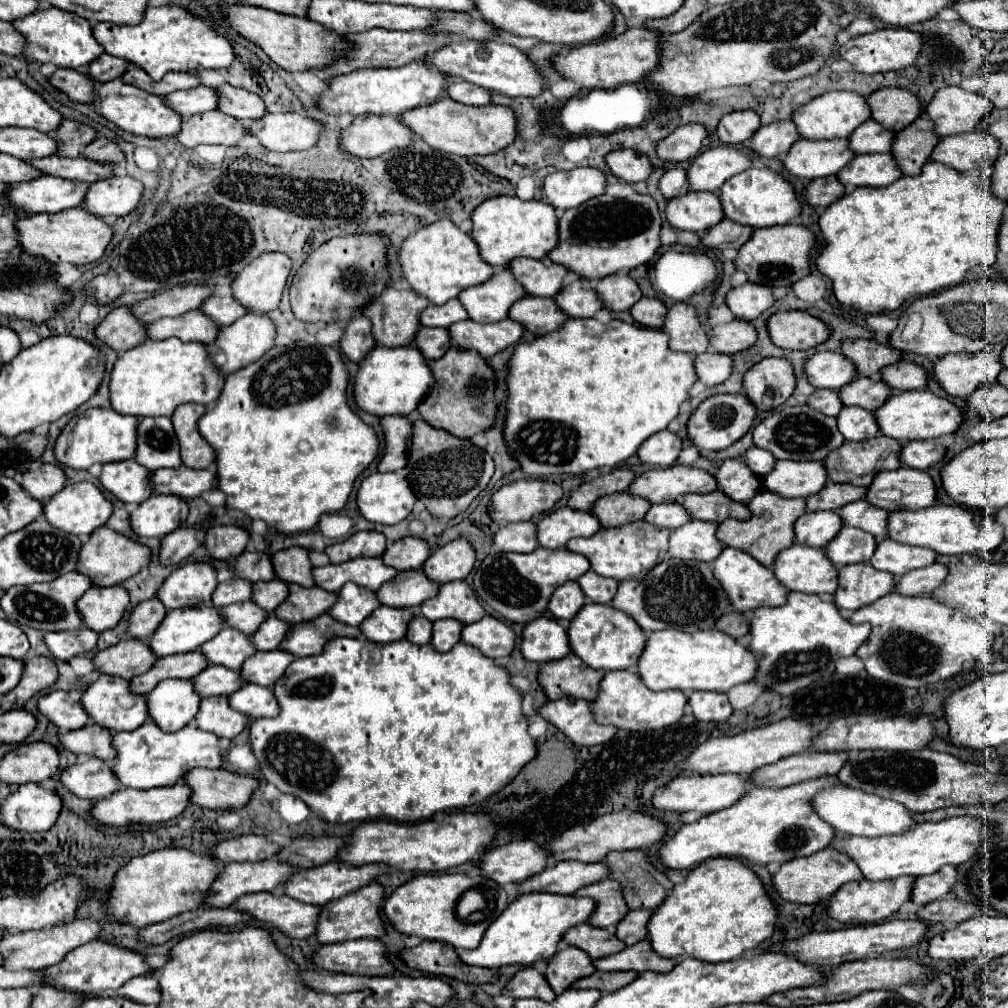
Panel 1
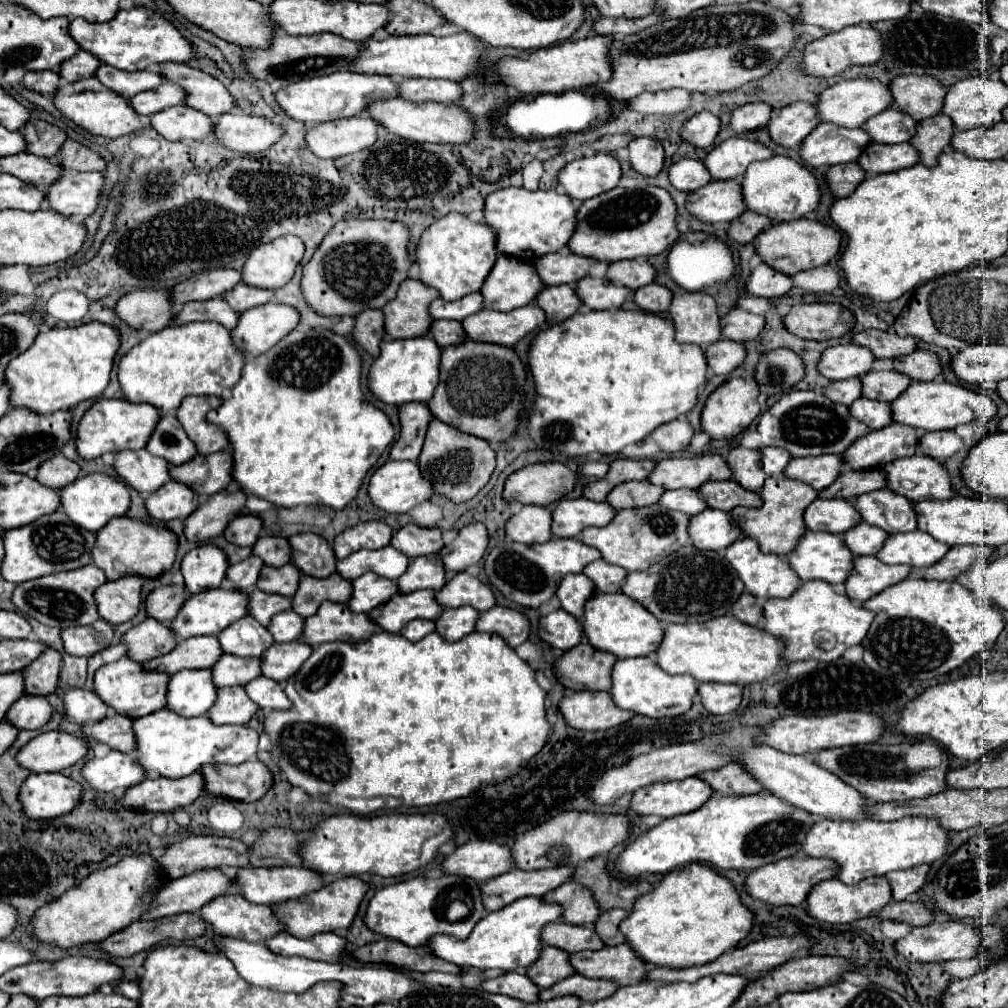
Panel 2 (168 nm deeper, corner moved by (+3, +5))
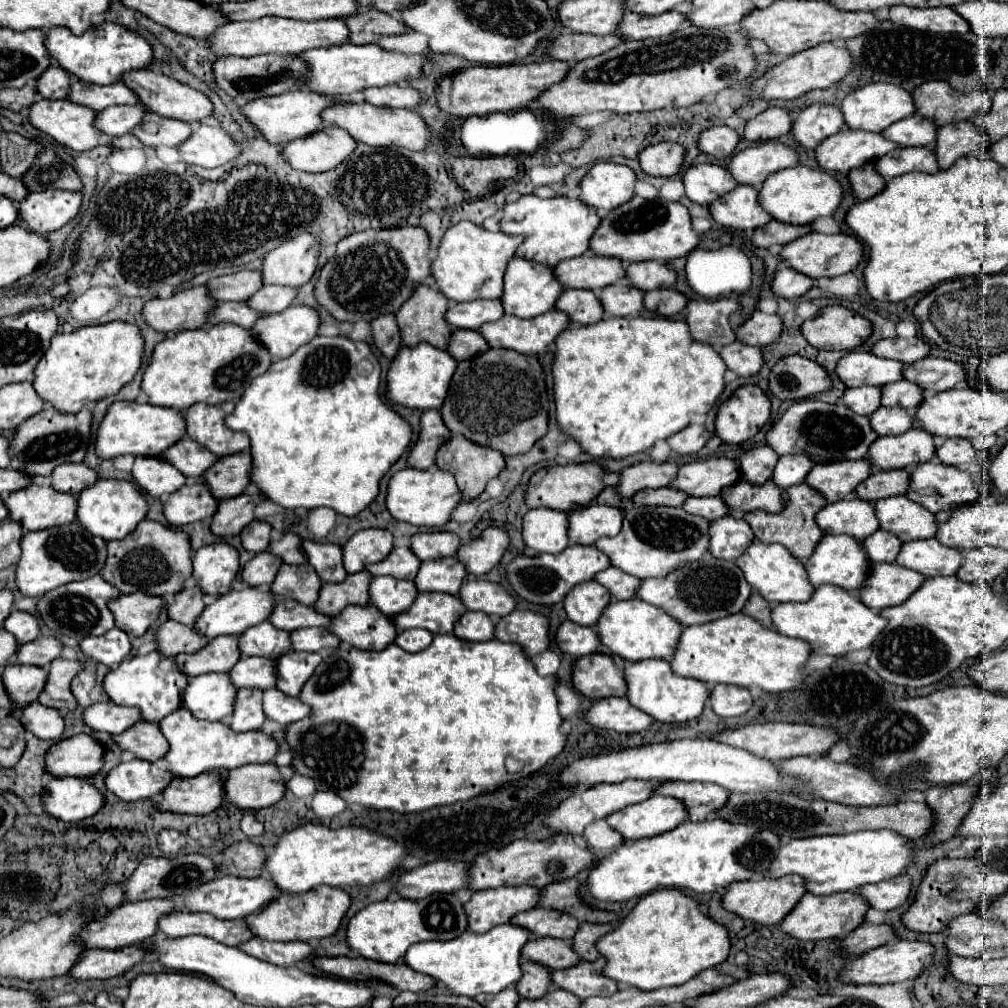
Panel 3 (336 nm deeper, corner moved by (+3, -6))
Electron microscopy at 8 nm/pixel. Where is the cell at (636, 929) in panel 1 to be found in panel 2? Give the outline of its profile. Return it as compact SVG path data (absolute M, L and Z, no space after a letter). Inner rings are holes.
M611 909L611 911L603 911L601 917L595 923L595 931L599 933L599 937L605 941L605 945L621 945L625 943L625 935L619 931L619 923L629 917L629 911L625 909Z

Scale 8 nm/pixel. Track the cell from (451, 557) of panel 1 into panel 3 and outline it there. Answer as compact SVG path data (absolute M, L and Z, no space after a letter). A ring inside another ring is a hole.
M487 528L471 544L461 546L457 558L467 566L469 574L481 576L501 562L507 548L509 548L509 534L503 528Z

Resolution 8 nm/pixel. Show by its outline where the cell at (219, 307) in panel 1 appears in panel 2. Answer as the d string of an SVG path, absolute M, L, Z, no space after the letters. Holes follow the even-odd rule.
M239 283L239 285L235 285L235 289L229 289L229 293L223 293L223 297L225 297L225 301L229 301L229 305L233 305L233 309L237 309L237 313L243 313L251 307L269 303L273 297L273 291Z

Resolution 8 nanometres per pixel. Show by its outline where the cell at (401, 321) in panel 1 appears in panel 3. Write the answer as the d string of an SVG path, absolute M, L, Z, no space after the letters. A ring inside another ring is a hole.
M419 286L413 292L413 296L397 312L397 322L401 328L403 344L405 346L417 346L419 342L429 342L429 344L445 350L449 344L449 336L451 336L451 326L445 320L447 304L449 304L449 300L439 290L429 288L429 286Z

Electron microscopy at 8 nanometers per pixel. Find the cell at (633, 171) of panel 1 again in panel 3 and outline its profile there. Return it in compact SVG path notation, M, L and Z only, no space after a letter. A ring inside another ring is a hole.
M659 142L655 146L647 146L639 154L639 162L643 172L651 176L675 176L681 172L685 158L685 148L677 142Z

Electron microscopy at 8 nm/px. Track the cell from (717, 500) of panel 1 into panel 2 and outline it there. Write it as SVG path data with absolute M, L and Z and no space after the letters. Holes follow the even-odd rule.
M707 481L703 483L697 493L707 503L707 507L731 511L733 507L761 507L763 501L757 493L743 489L735 481Z

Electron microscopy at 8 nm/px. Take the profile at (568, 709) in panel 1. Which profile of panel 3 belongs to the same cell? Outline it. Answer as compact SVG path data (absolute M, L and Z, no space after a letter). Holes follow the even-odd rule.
M627 698L597 700L585 718L591 726L603 728L603 730L625 732L625 734L643 732L645 728L649 728L653 724L653 718L645 716L645 712L633 708Z

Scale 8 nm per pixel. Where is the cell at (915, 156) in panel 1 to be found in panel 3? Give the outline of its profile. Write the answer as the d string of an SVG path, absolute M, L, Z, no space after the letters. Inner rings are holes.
M971 120L947 124L939 128L935 142L939 168L947 170L957 158L983 152L989 146L991 146L989 136L981 128L977 128L977 124L973 124Z

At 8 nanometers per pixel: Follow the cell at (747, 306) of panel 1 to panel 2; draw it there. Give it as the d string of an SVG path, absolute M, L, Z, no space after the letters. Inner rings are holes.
M761 263L757 269L753 269L753 273L749 275L749 279L745 283L745 291L749 295L767 297L767 299L783 297L789 289L791 289L791 277L771 269L765 263Z

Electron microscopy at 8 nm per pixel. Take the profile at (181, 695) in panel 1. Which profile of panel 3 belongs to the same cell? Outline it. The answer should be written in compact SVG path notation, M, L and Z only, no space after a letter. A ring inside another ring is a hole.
M227 672L223 674L201 674L189 680L183 694L185 706L201 720L225 720L233 714L237 688L233 686Z

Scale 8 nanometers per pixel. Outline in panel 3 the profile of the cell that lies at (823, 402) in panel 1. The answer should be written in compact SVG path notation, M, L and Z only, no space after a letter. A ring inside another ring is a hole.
M859 386L847 388L845 396L841 398L845 406L849 406L855 414L871 416L881 406L881 388L879 386Z

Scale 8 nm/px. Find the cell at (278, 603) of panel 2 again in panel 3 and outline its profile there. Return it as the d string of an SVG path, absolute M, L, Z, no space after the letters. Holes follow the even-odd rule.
M281 598L275 604L273 616L269 620L273 620L273 626L275 628L293 632L293 630L299 630L299 628L309 628L309 626L327 628L327 624L331 622L331 616L323 616L315 608L305 606L305 604L299 604L297 600ZM311 622L319 622L319 624L311 624Z

